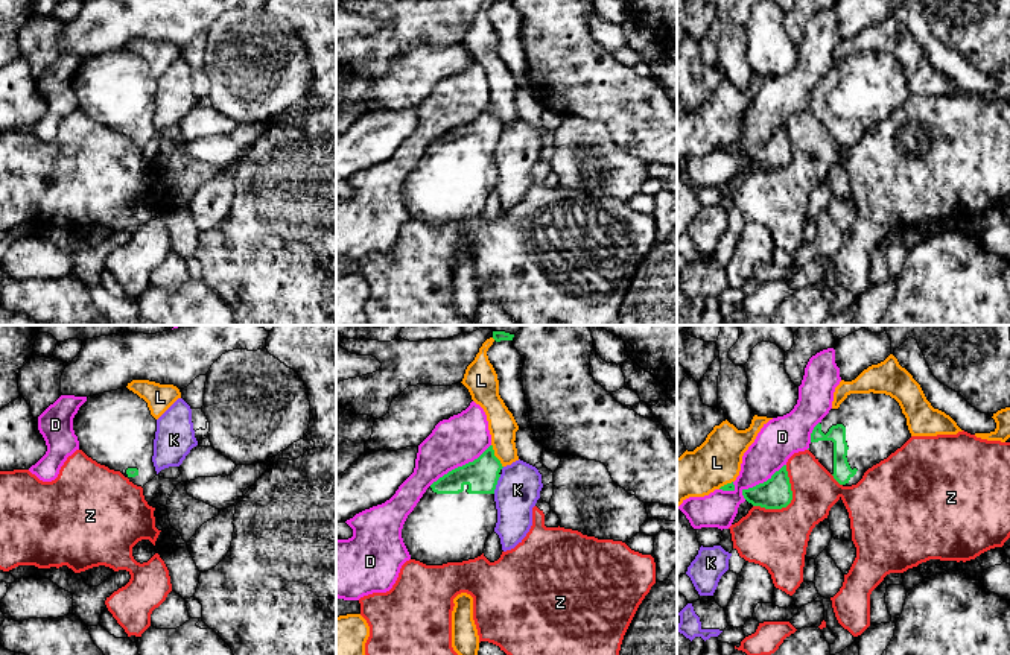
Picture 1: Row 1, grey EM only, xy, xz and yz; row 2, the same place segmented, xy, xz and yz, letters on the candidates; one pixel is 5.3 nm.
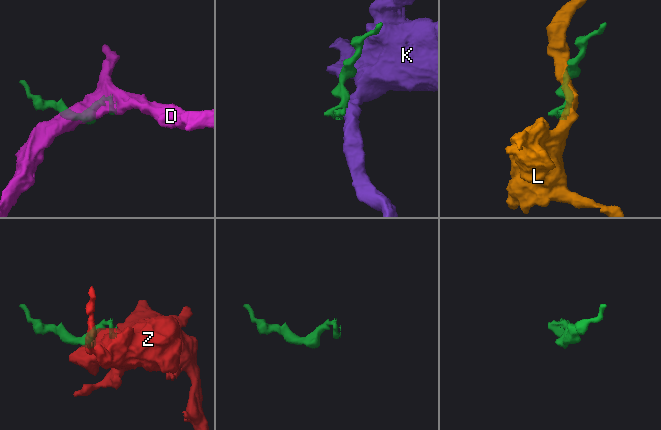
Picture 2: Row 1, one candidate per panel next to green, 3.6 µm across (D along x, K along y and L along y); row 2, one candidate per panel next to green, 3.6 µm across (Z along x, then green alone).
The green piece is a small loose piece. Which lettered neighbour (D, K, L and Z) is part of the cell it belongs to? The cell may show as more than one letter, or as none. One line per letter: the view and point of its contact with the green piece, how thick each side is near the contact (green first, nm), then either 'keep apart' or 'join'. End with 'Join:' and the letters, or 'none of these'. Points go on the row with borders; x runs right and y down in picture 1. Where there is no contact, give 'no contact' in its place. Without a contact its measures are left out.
D: meets green in xz at (460, 467); 170 nm thick on the green side, 260 nm on the other; keep apart
K: meets green in xz at (496, 484); 170 nm thick on the green side, 240 nm on the other; keep apart
L: meets green in xz at (495, 456); 170 nm thick on the green side, 150 nm on the other; keep apart
Z: meets green in yz at (790, 502); 160 nm thick on the green side, 320 nm on the other; keep apart
Join: none of these

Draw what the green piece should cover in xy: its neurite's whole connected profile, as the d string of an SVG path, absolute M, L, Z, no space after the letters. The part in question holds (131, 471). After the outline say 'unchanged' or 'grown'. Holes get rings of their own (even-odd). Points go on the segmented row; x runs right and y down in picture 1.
M128 388L88 397L73 418L73 430L79 450L97 464L120 471L134 485L143 488L157 476L152 462L157 419L148 403Z | grown

